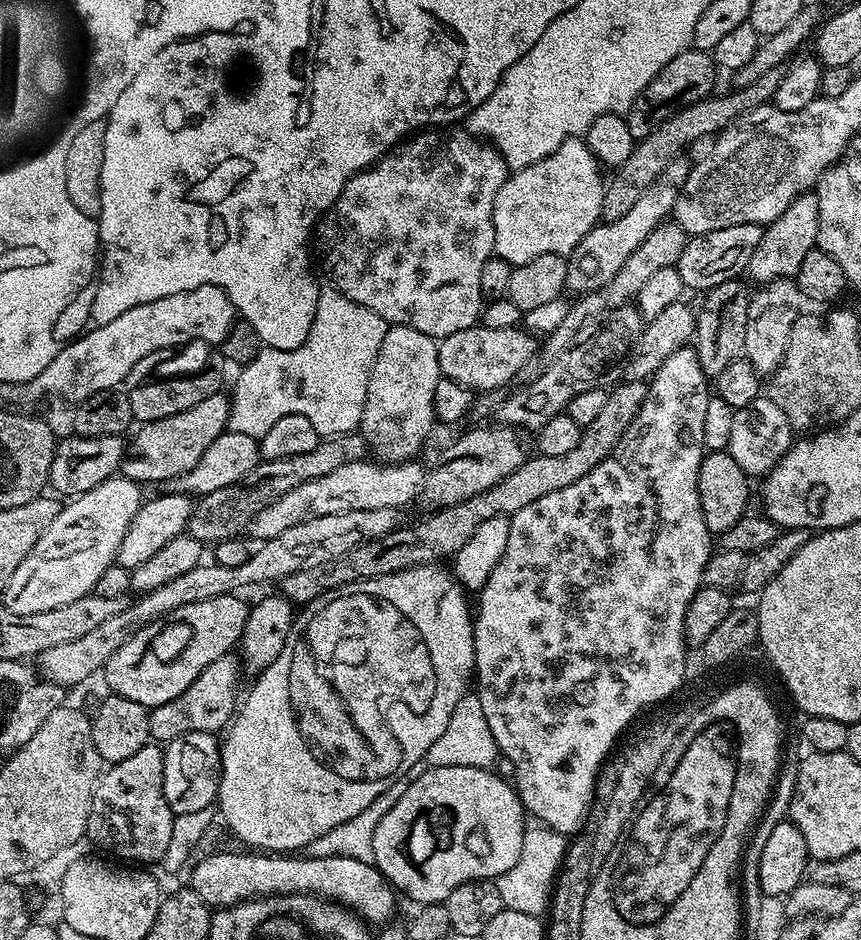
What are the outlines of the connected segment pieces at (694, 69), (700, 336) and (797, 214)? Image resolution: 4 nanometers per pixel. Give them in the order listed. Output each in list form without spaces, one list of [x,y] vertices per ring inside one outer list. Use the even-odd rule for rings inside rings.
[[[689,46],[682,54],[670,58],[670,62],[666,62],[666,66],[662,66],[662,70],[658,70],[658,74],[652,79],[650,86],[646,86],[646,90],[642,90],[642,94],[634,101],[632,109],[626,114],[632,137],[636,141],[646,138],[646,134],[650,134],[650,130],[654,130],[654,126],[661,124],[676,109],[713,95],[715,88],[712,87],[716,84],[716,75],[718,75],[718,69],[716,63],[712,61],[711,55],[699,52],[697,48]]]
[[[741,279],[727,280],[719,283],[718,286],[709,289],[705,293],[705,300],[702,308],[698,310],[696,318],[696,330],[694,333],[694,347],[698,354],[698,360],[702,365],[702,370],[709,378],[715,378],[732,361],[743,357],[746,340],[746,318],[749,312],[749,302],[751,300],[749,289],[741,283]]]
[[[815,191],[803,192],[796,196],[772,224],[764,228],[762,242],[758,242],[758,250],[750,254],[750,262],[746,269],[746,276],[756,280],[757,285],[769,284],[771,280],[782,280],[795,277],[798,266],[810,250],[817,247],[818,238],[818,198]]]

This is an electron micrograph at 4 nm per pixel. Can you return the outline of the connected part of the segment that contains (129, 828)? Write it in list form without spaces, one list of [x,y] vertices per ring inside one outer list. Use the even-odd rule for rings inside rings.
[[[149,742],[138,754],[122,758],[101,775],[90,802],[86,836],[102,851],[117,856],[112,857],[117,861],[150,866],[155,860],[163,861],[170,846],[172,818],[164,793],[164,748]]]

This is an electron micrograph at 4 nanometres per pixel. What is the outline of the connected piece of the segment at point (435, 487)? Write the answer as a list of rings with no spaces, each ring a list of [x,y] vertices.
[[[499,422],[493,428],[472,428],[464,432],[444,452],[440,464],[427,469],[422,500],[432,504],[433,509],[448,508],[462,502],[474,494],[490,490],[502,478],[510,478],[514,470],[528,461],[530,440],[522,434],[521,429],[510,428]]]

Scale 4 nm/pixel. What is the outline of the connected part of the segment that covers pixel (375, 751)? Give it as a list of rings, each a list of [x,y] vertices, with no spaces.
[[[443,563],[419,564],[416,568],[398,570],[394,574],[359,580],[330,590],[299,609],[282,654],[278,654],[274,663],[259,673],[257,680],[260,681],[249,690],[245,700],[243,697],[222,740],[218,812],[220,808],[229,830],[244,843],[241,845],[268,854],[292,854],[307,849],[310,842],[322,838],[322,834],[334,830],[334,826],[342,826],[342,822],[350,822],[350,818],[362,814],[370,802],[374,802],[383,791],[389,790],[394,782],[406,775],[414,762],[427,757],[430,746],[438,742],[442,730],[446,730],[446,725],[450,723],[454,706],[458,706],[465,692],[469,691],[476,670],[472,633],[474,612],[470,604],[468,608],[463,583],[444,567]]]

